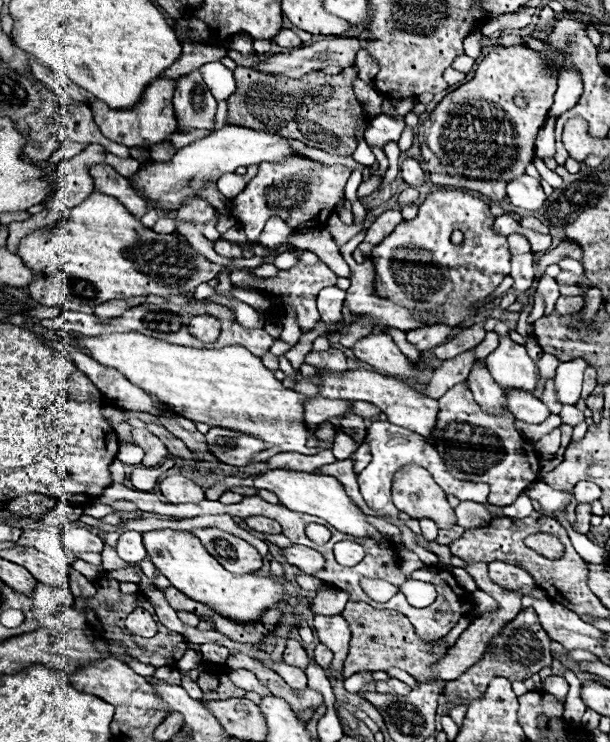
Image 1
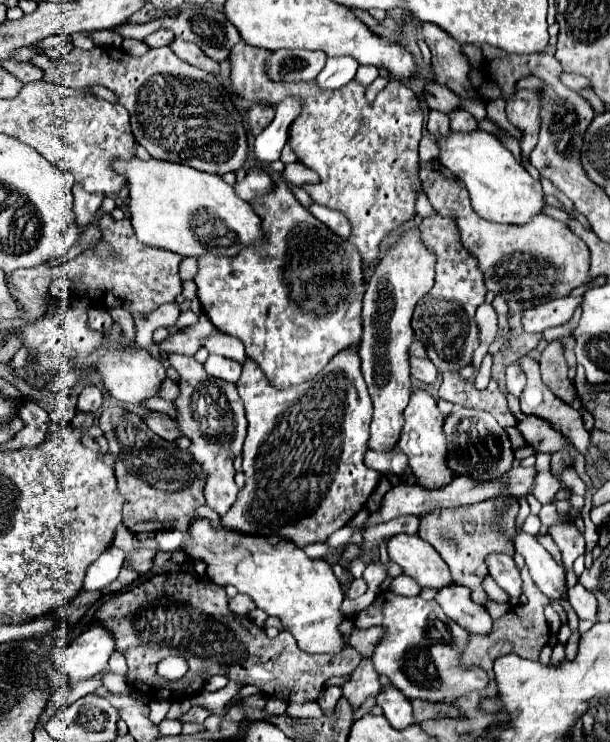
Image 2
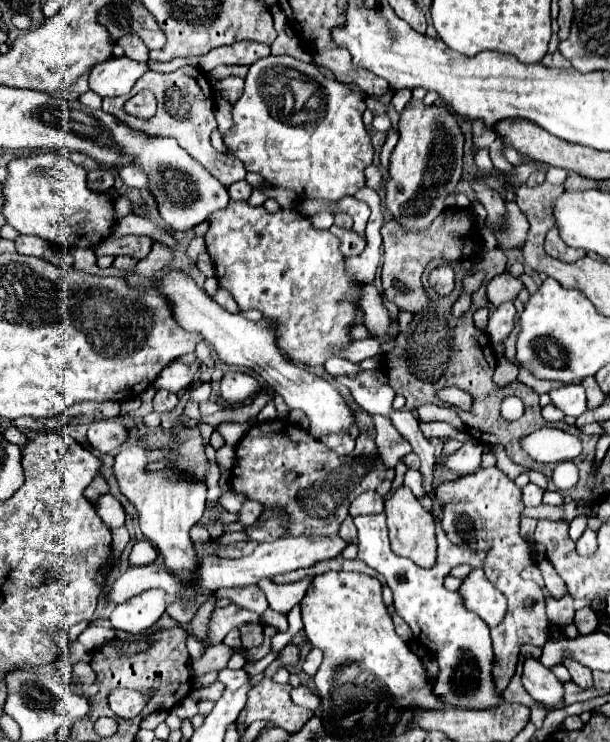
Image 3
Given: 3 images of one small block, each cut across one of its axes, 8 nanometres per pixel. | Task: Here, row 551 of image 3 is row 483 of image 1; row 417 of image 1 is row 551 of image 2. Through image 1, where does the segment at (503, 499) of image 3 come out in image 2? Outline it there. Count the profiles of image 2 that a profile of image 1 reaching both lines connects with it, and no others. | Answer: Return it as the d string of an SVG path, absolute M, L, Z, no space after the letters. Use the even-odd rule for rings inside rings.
M492 502L482 504L482 508L466 508L466 510L434 510L428 514L420 516L420 530L418 536L432 542L432 546L438 550L438 554L442 556L442 560L448 564L450 572L452 572L452 580L460 586L466 586L472 592L472 600L476 604L486 604L488 596L482 588L482 578L488 574L484 558L486 554L492 552L502 552L502 554L514 554L514 546L510 542L510 538L504 534L500 534L492 522Z

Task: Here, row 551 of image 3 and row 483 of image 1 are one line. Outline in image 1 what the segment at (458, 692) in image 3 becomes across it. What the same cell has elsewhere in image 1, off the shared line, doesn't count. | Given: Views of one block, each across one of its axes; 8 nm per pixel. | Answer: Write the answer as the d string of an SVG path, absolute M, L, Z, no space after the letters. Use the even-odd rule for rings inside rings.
M376 420L370 424L368 432L366 432L366 438L364 442L370 446L370 452L372 452L372 460L370 464L358 474L358 484L360 484L360 494L364 496L366 504L378 512L378 516L388 516L392 520L399 520L398 508L394 508L392 504L392 498L390 498L390 482L394 478L394 472L398 468L402 468L404 464L408 462L414 462L414 464L420 464L422 468L426 468L434 480L442 486L442 490L446 494L452 494L460 500L472 500L472 502L480 502L480 504L488 504L486 496L488 496L488 486L486 484L472 484L472 482L462 482L454 476L450 476L450 472L444 468L444 462L442 458L438 456L438 452L434 450L432 444L428 444L422 436L416 436L416 432L408 430L408 428L400 428L400 426L394 426L390 422L382 422L382 420Z

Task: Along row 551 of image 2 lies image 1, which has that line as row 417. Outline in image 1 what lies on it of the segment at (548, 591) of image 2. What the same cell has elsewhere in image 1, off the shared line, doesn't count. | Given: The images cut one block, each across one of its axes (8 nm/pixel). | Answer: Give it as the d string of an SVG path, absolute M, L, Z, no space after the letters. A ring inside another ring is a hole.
M512 388L512 390L506 390L504 396L506 396L508 412L512 412L522 422L540 424L550 416L548 408L530 392L518 392Z

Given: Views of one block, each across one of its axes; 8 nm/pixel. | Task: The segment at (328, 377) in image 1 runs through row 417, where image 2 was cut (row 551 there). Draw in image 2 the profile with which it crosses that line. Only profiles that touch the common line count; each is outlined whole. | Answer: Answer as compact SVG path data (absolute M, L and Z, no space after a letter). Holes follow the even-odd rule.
M396 534L388 540L388 556L400 564L404 574L414 578L420 586L440 588L452 584L450 570L430 542L424 542L418 534Z

